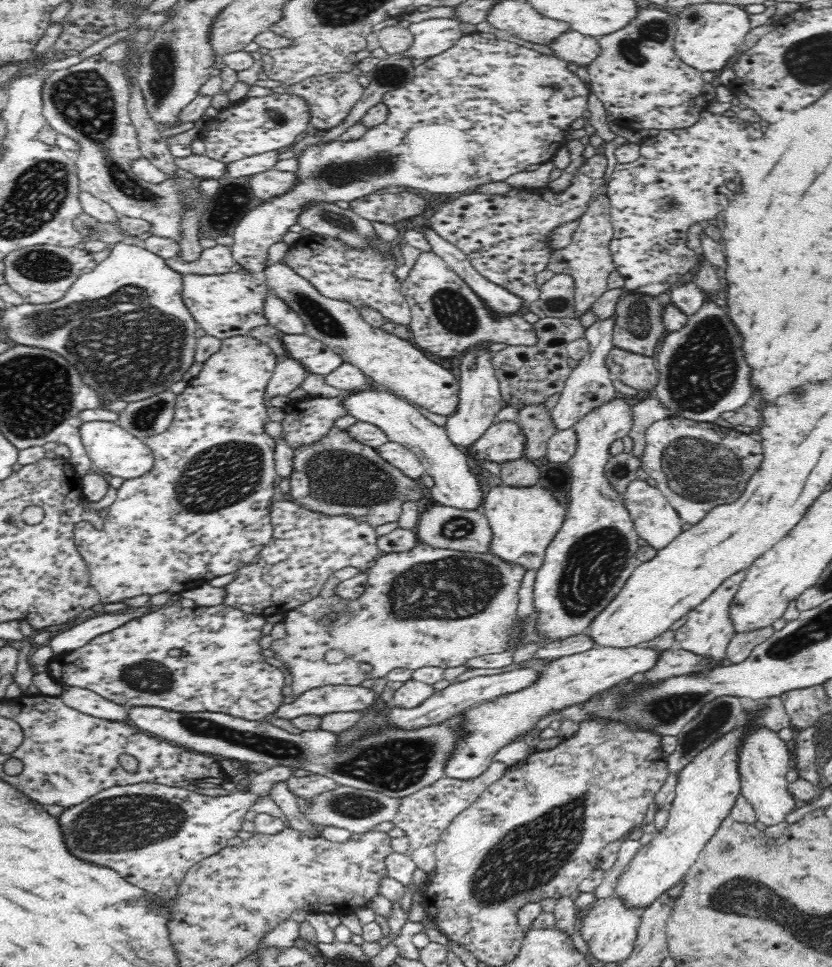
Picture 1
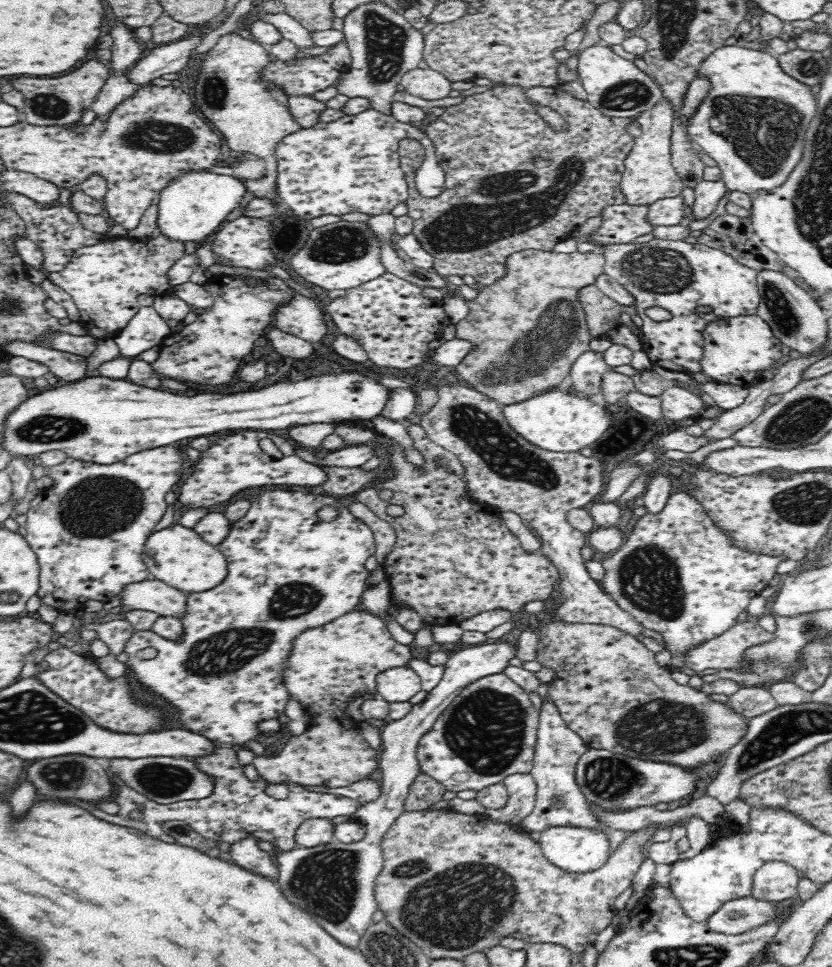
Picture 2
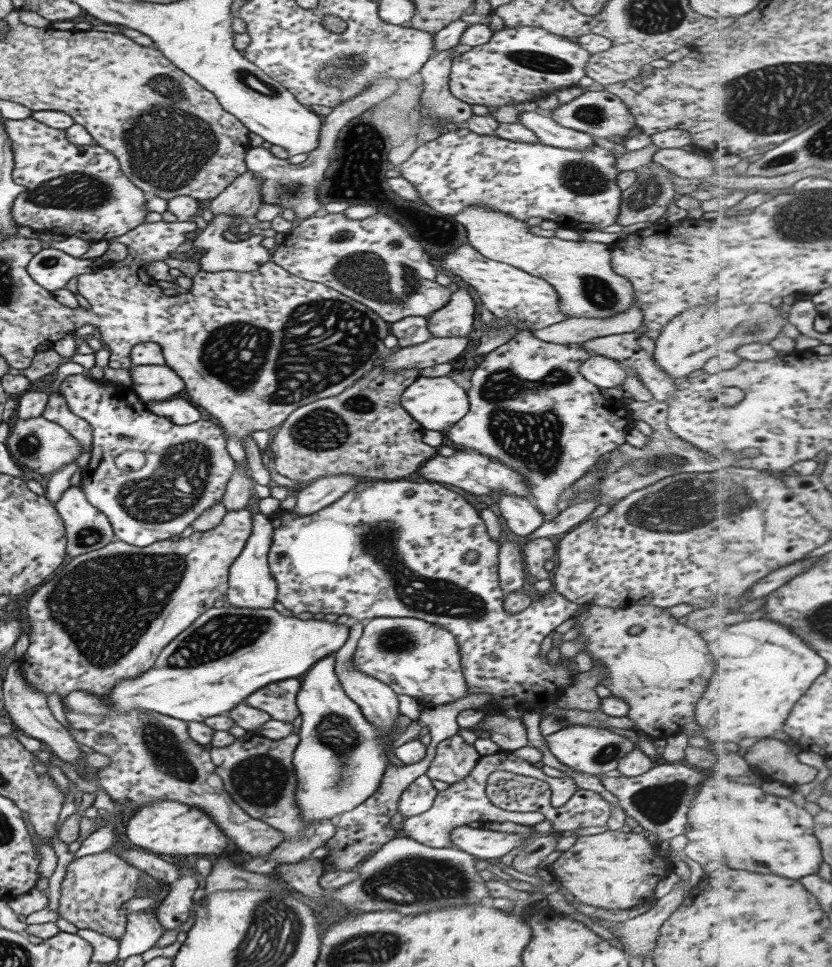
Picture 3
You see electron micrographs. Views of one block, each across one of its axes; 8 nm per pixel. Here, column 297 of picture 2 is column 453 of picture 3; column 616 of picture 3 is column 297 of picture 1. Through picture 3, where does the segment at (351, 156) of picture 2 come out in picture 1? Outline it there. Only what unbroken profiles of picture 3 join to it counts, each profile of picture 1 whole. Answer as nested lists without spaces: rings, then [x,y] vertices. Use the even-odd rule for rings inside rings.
[[[492,33],[463,34],[452,48],[426,59],[414,72],[412,80],[392,86],[382,96],[381,102],[388,107],[382,124],[368,129],[358,140],[338,140],[308,147],[298,158],[299,168],[295,173],[299,183],[290,192],[259,203],[244,216],[232,234],[231,246],[233,259],[240,264],[242,272],[262,277],[263,270],[272,264],[270,247],[283,241],[282,236],[292,224],[296,224],[296,218],[306,204],[336,200],[350,202],[382,188],[449,195],[469,192],[486,182],[505,181],[512,174],[550,161],[561,148],[562,138],[570,134],[572,122],[582,118],[589,107],[588,89],[568,70],[568,63]],[[550,84],[560,88],[553,90]]]

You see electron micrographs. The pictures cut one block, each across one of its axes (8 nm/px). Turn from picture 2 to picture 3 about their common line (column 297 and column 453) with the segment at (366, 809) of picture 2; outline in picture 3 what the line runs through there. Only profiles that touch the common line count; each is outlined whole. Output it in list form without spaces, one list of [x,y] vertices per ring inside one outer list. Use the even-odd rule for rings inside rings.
[[[397,836],[383,844],[356,871],[359,877],[346,886],[325,891],[327,900],[365,913],[399,911],[403,915],[431,908],[459,906],[490,900],[483,880],[475,870],[476,858],[455,847],[424,846],[408,837]]]

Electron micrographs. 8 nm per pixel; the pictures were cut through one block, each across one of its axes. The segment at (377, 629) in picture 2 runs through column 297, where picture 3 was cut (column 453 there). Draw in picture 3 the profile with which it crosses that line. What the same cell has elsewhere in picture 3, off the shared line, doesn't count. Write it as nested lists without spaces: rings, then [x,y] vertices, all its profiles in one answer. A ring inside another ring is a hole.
[[[370,619],[362,628],[351,663],[359,672],[389,686],[396,695],[411,696],[422,707],[453,702],[467,695],[455,636],[423,619]],[[455,734],[437,742],[434,757],[424,775],[450,785],[466,777],[479,757],[471,744]]]

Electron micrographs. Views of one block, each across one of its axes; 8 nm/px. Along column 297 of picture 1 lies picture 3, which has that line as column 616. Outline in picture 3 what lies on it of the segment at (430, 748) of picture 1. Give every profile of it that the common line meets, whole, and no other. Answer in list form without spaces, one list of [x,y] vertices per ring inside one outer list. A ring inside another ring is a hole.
[[[571,725],[543,737],[547,750],[555,758],[578,772],[592,775],[602,775],[609,770],[615,770],[618,760],[636,748],[627,737],[614,734],[607,728],[589,725]]]

